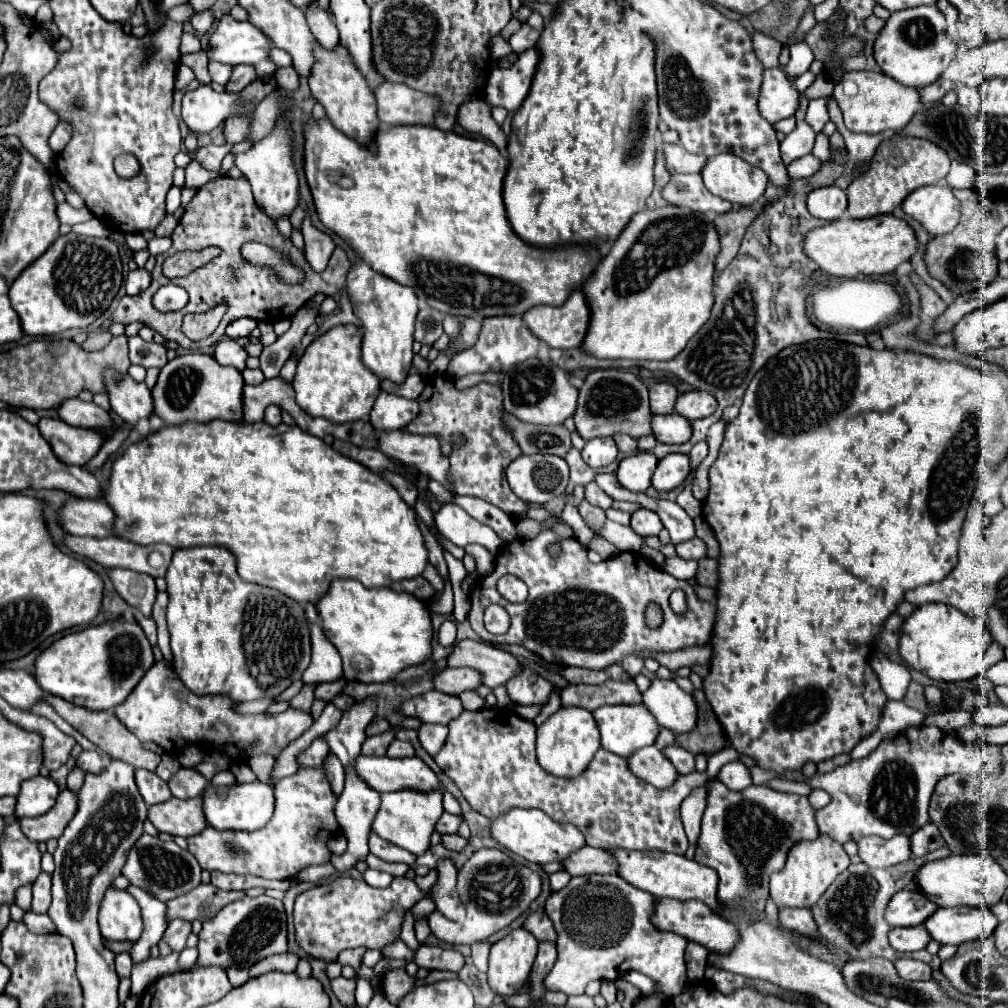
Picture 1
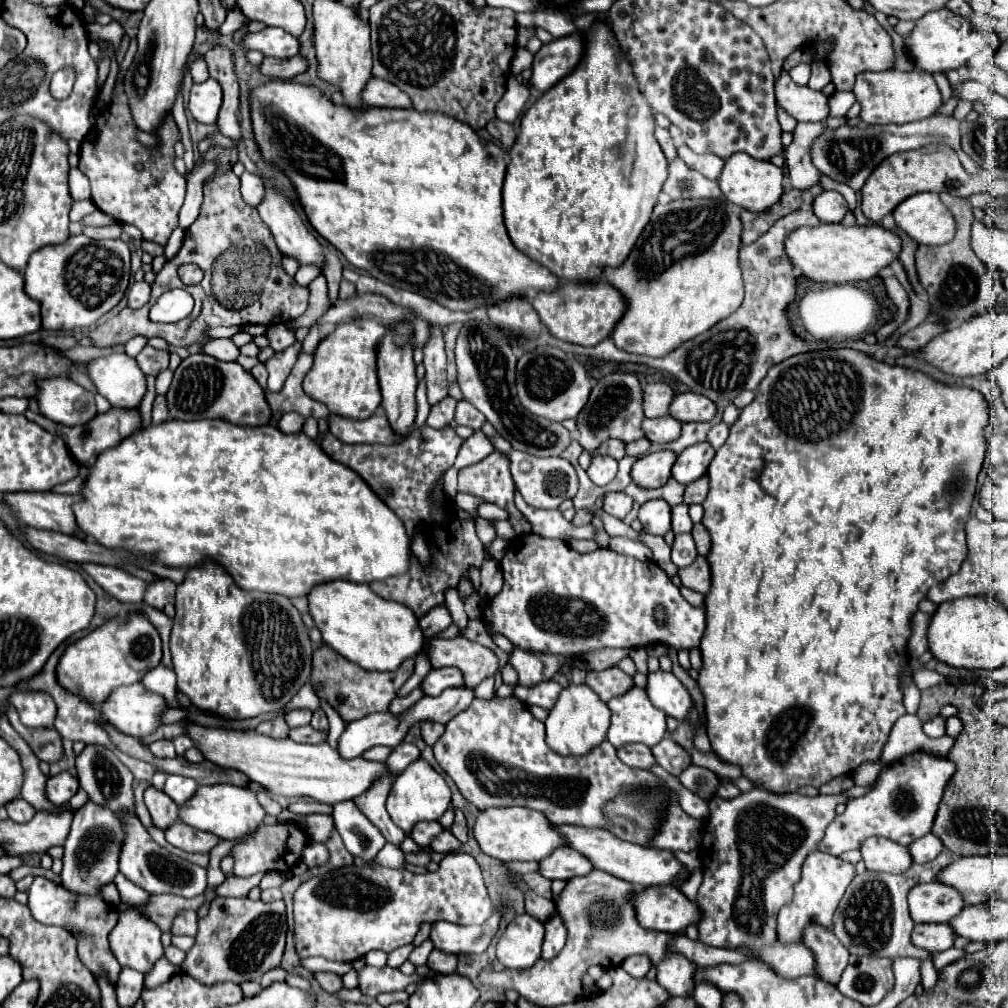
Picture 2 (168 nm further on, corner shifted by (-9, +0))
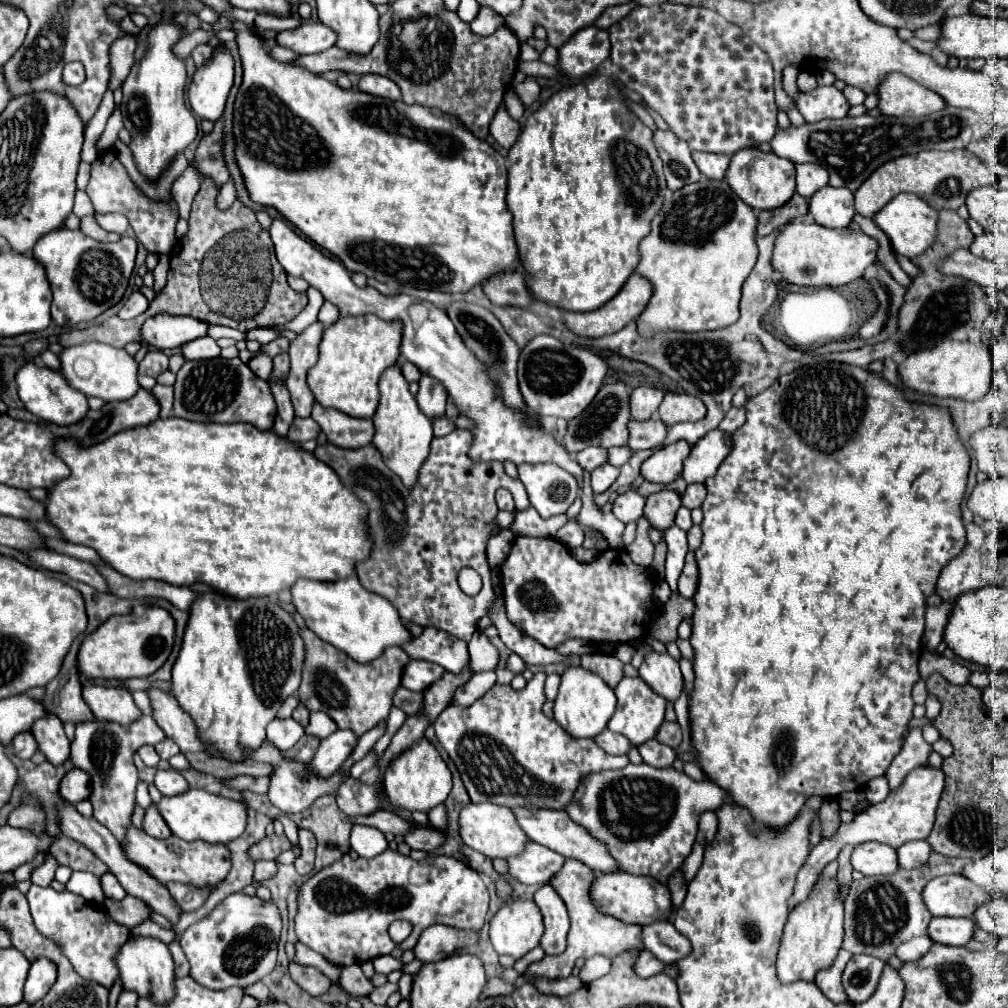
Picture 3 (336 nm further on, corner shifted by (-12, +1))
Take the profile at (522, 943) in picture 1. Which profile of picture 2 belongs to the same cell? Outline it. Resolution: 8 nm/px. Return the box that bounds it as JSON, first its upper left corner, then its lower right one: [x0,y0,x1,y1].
[497,914,543,970]

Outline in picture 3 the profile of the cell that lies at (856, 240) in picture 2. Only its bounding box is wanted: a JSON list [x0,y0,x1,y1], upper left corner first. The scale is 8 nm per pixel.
[770,221,878,287]

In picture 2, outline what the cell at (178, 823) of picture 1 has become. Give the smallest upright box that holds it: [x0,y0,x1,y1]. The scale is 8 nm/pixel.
[165,822,219,852]

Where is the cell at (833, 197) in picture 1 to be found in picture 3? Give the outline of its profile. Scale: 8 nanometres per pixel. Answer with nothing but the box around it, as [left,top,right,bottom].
[808,185,854,229]

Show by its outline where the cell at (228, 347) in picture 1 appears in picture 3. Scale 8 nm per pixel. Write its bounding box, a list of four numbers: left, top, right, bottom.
[182,337,220,361]

